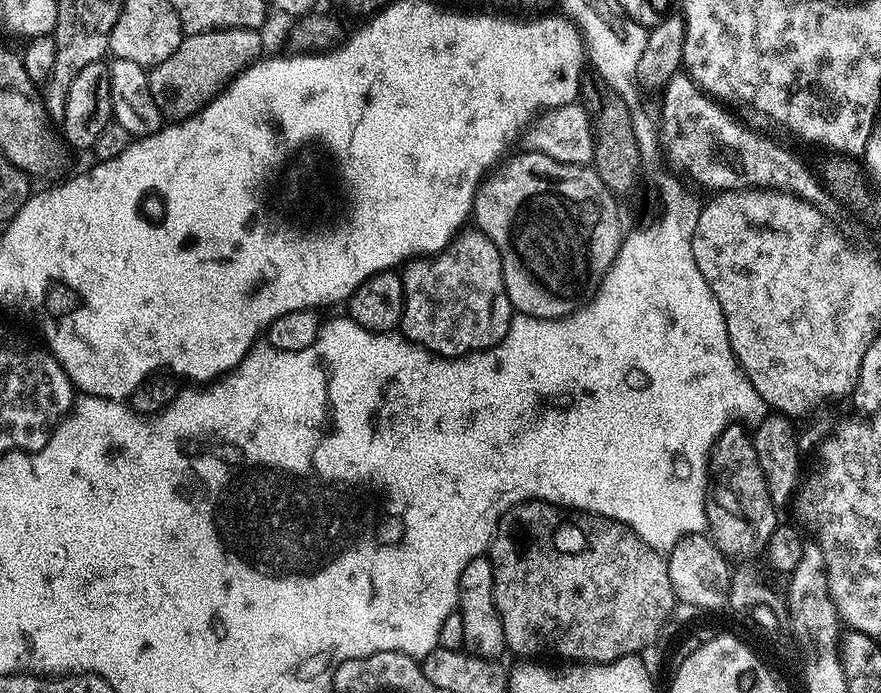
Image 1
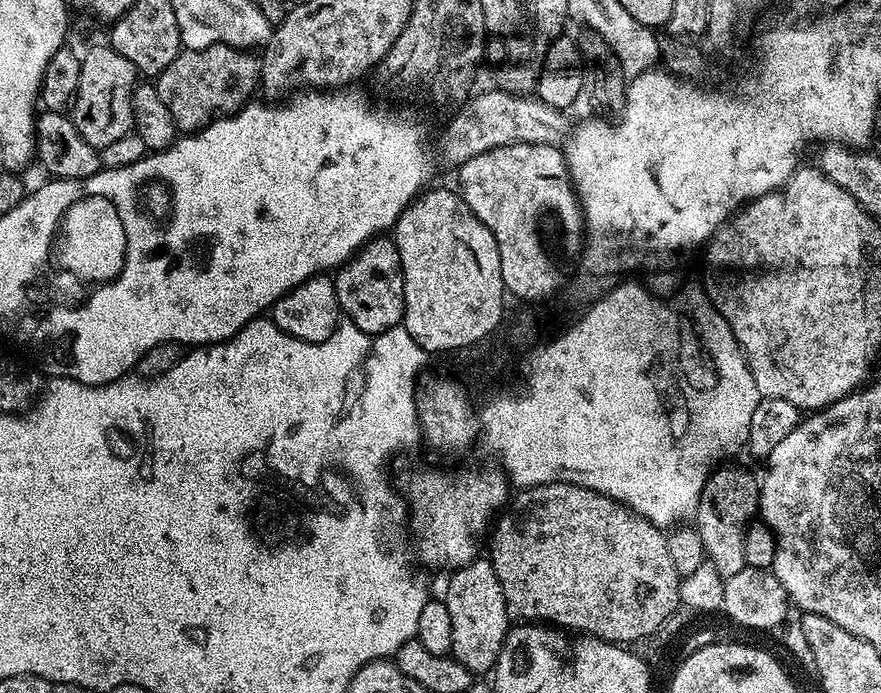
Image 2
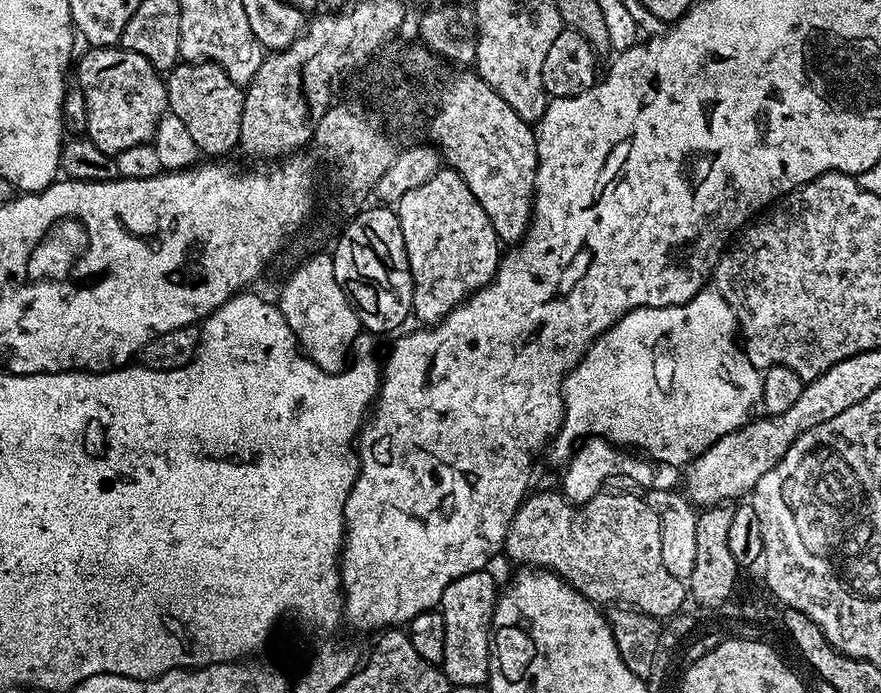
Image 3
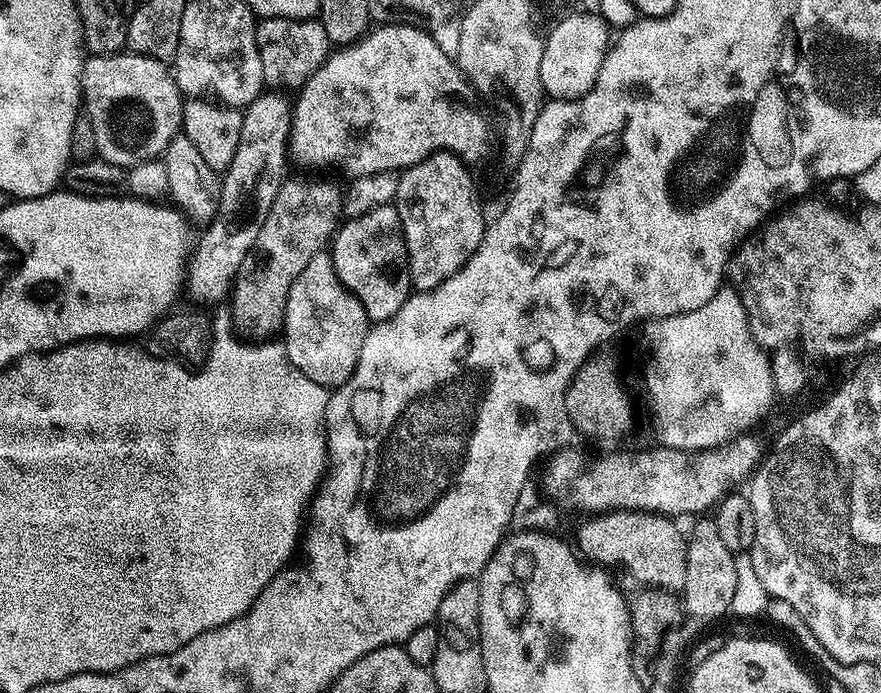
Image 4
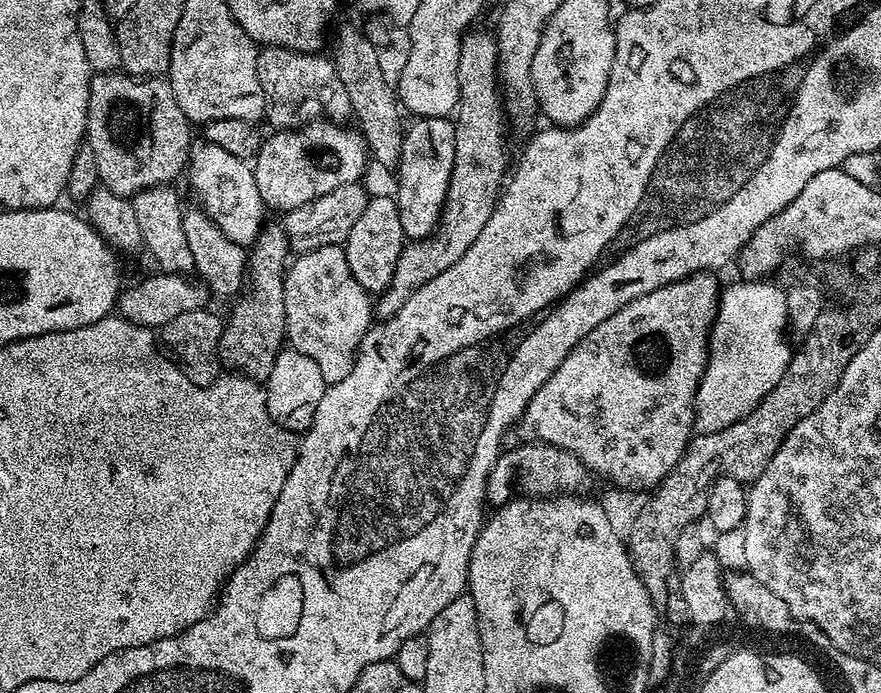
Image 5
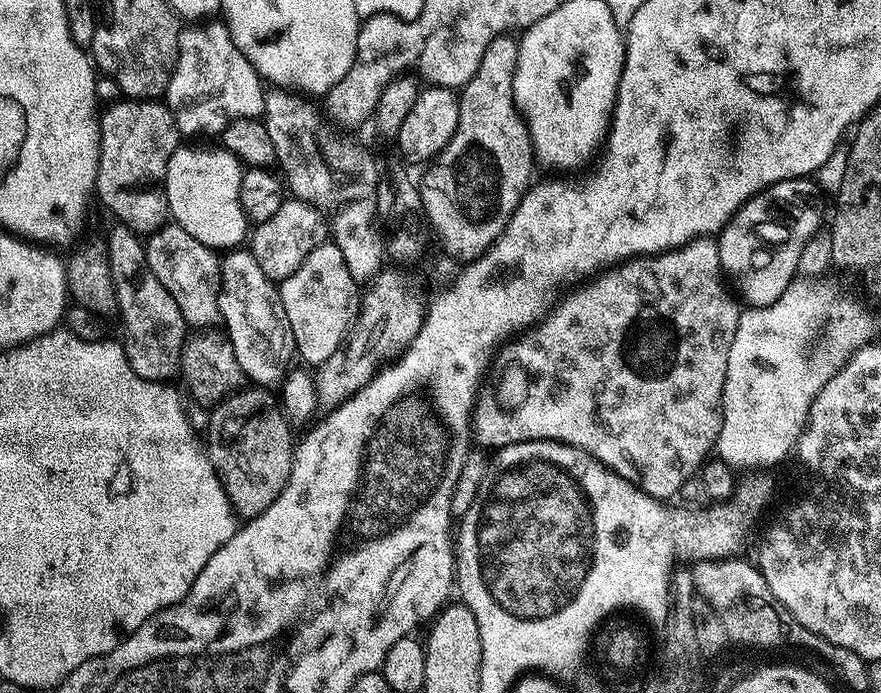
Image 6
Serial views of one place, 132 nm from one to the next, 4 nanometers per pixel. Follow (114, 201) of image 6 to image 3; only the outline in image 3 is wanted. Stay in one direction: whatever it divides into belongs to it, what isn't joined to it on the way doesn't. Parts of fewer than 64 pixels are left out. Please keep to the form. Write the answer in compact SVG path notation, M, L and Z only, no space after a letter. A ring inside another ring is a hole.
M89 47L87 51L88 53L78 60L78 82L86 98L87 139L92 140L94 146L98 146L98 150L113 158L122 150L130 150L130 146L149 143L152 135L158 130L158 122L168 112L168 85L165 77L157 72L149 60L142 58L142 54L134 54L125 48Z

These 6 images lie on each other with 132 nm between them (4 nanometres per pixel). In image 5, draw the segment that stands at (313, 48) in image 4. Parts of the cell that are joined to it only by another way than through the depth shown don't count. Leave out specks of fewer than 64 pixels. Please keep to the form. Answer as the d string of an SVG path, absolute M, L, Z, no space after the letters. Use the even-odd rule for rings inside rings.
M264 46L256 53L256 65L258 82L264 95L263 119L269 120L273 129L299 129L309 118L321 115L319 106L324 108L327 119L340 124L352 116L350 94L327 55Z

